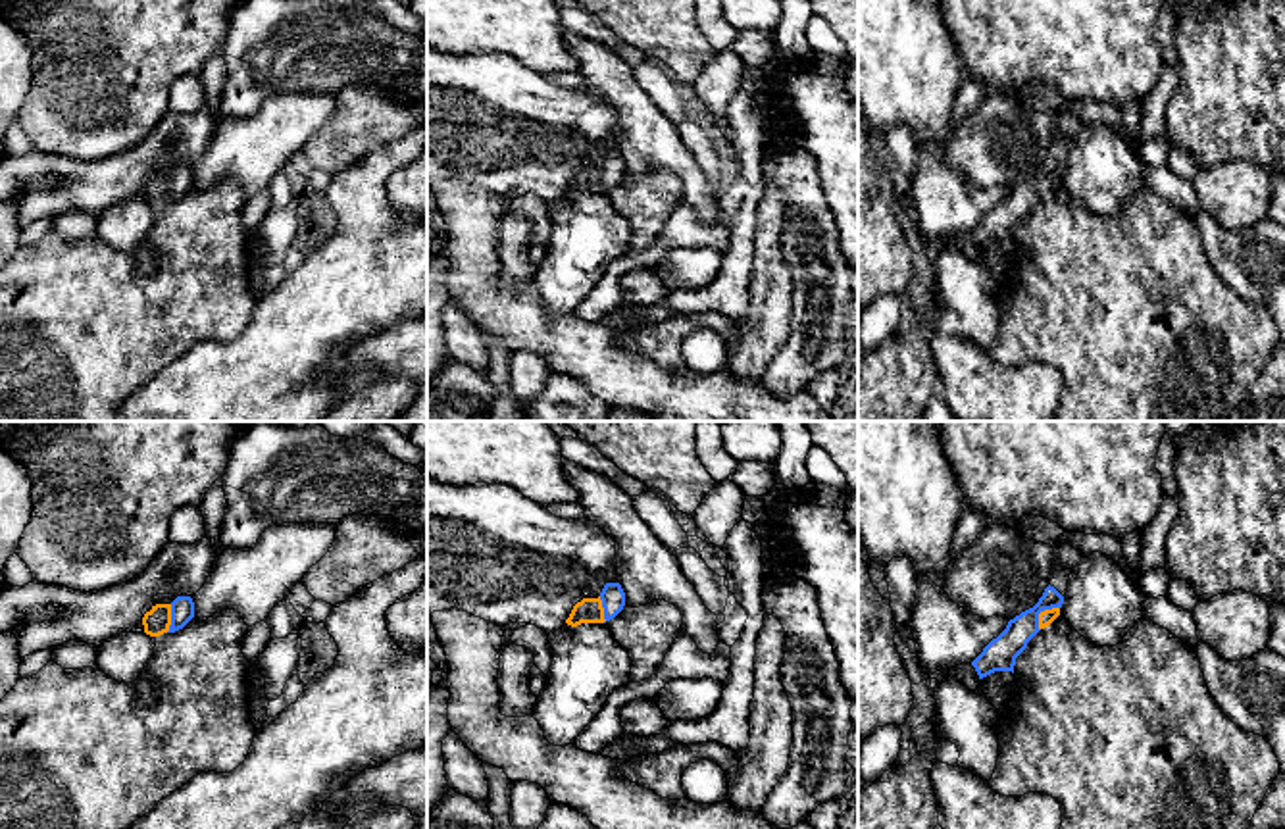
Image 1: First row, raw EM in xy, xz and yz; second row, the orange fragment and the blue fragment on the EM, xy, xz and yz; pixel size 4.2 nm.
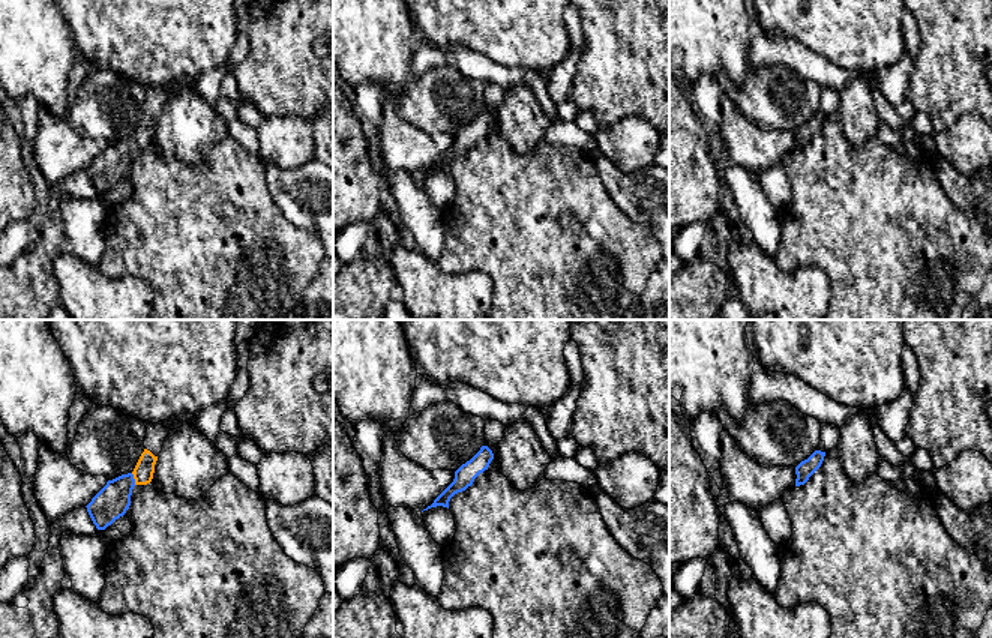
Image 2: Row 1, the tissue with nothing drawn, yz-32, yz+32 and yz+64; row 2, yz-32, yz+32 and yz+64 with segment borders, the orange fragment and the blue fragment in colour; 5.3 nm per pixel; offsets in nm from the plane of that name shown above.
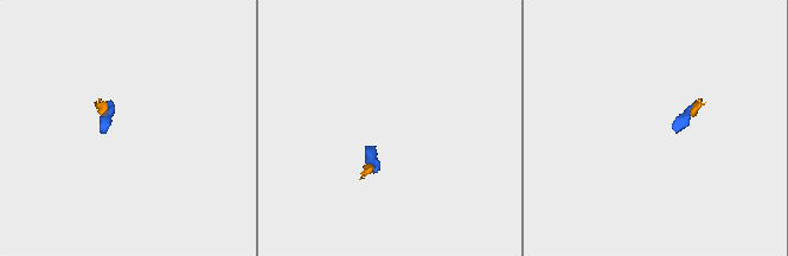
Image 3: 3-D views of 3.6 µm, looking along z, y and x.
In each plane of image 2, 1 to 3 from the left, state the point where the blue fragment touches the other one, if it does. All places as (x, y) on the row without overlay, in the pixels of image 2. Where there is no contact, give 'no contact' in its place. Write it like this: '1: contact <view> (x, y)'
1: contact yz-32 (134, 141)
2: no contact
3: no contact

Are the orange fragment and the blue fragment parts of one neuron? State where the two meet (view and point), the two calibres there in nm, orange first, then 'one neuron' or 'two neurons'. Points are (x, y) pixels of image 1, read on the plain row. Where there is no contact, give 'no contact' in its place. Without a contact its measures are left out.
yz (1041, 181) | 60/140 nm | one neuron

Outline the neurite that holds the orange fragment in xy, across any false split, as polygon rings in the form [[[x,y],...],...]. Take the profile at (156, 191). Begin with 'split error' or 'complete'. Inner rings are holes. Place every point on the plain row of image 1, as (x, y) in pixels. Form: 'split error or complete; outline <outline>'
split error; outline [[[177,165],[171,173],[156,173],[144,183],[144,202],[160,206],[183,198],[194,187],[194,171],[190,165]]]

